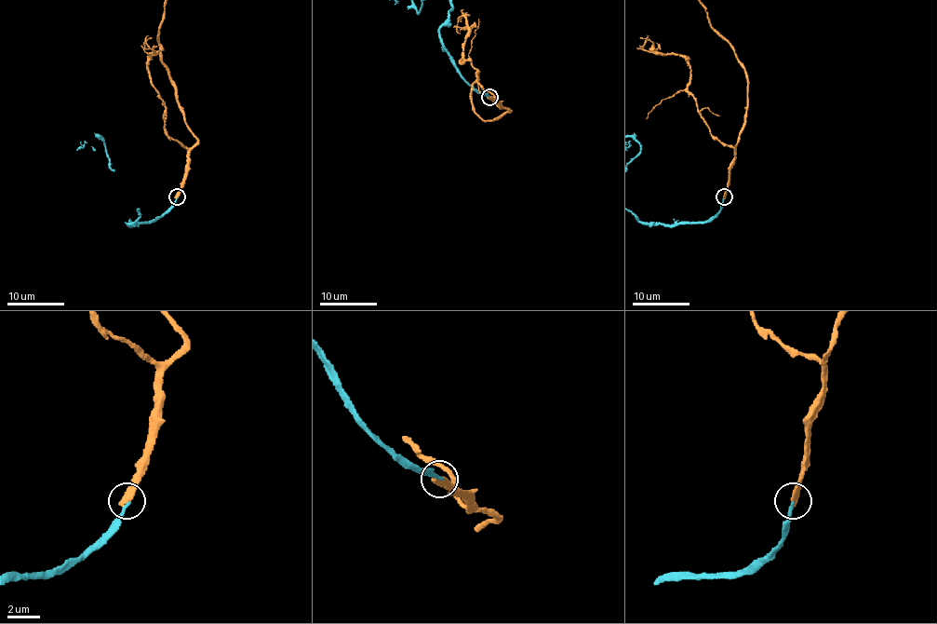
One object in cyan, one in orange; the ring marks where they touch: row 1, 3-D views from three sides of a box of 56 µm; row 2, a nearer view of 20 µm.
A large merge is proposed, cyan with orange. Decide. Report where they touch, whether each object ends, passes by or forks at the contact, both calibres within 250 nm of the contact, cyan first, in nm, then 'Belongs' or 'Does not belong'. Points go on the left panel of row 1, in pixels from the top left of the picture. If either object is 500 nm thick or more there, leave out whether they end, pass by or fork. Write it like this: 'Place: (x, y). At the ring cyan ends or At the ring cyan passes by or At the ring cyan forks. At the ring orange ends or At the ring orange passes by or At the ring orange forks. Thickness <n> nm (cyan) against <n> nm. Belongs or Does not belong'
Place: (177, 196). At the ring cyan ends. At the ring orange ends. Thickness 200 nm (cyan) against 360 nm. Does not belong

